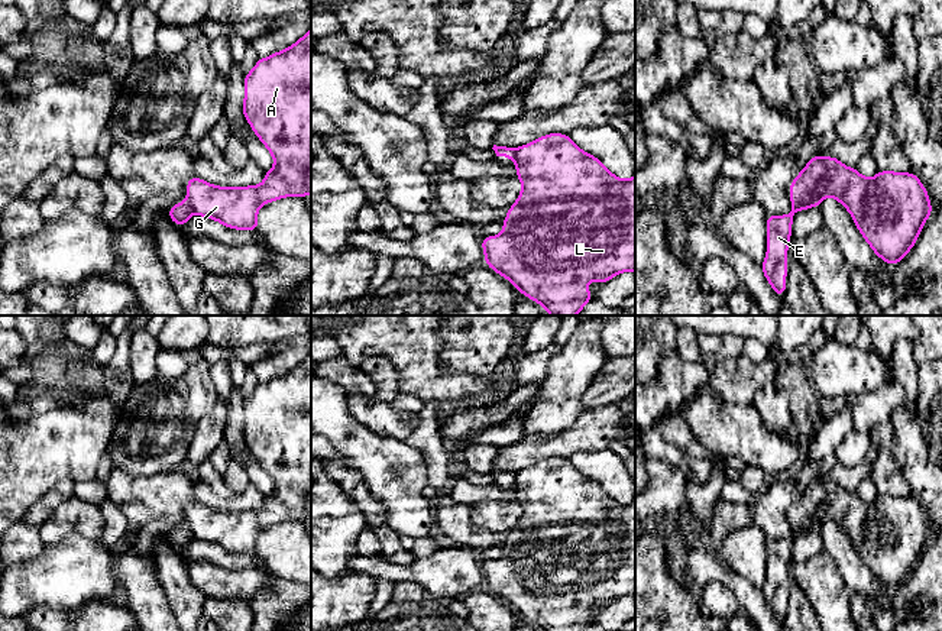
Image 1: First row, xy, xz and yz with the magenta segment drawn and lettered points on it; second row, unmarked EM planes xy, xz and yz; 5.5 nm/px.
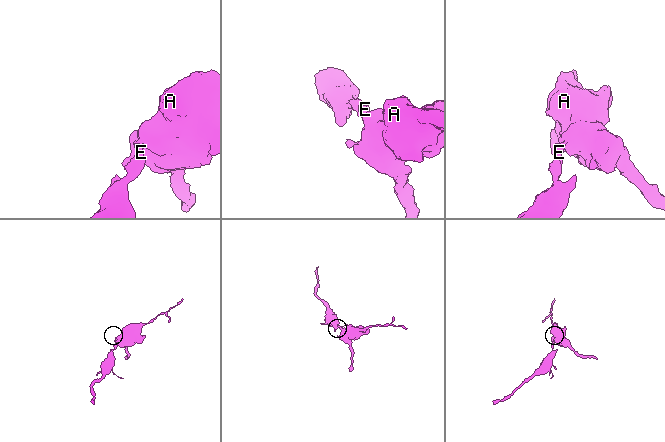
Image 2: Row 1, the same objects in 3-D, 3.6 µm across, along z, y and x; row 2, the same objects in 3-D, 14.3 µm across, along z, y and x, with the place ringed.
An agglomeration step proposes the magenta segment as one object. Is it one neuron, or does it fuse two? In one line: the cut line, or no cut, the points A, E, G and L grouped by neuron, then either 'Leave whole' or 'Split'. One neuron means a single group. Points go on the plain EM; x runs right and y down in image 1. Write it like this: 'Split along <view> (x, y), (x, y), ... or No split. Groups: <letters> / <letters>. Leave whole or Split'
Split along xy (185, 526), (193, 536). Groups: A G L / E. Split

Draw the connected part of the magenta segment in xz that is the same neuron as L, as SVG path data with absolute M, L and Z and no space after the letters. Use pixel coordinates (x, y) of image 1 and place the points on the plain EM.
M561 457L544 459L534 466L515 472L512 483L522 514L517 525L508 533L508 538L502 546L502 557L498 560L482 562L485 588L489 592L506 602L519 618L527 619L543 631L585 631L592 624L590 614L585 611L587 605L605 608L618 598L629 595L635 596L635 499L628 504L615 501L596 480L586 478L569 459Z

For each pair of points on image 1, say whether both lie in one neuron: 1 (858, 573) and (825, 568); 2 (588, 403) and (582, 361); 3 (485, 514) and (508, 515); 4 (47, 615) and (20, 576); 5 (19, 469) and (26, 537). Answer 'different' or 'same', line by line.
1: different
2: different
3: same
4: different
5: different

